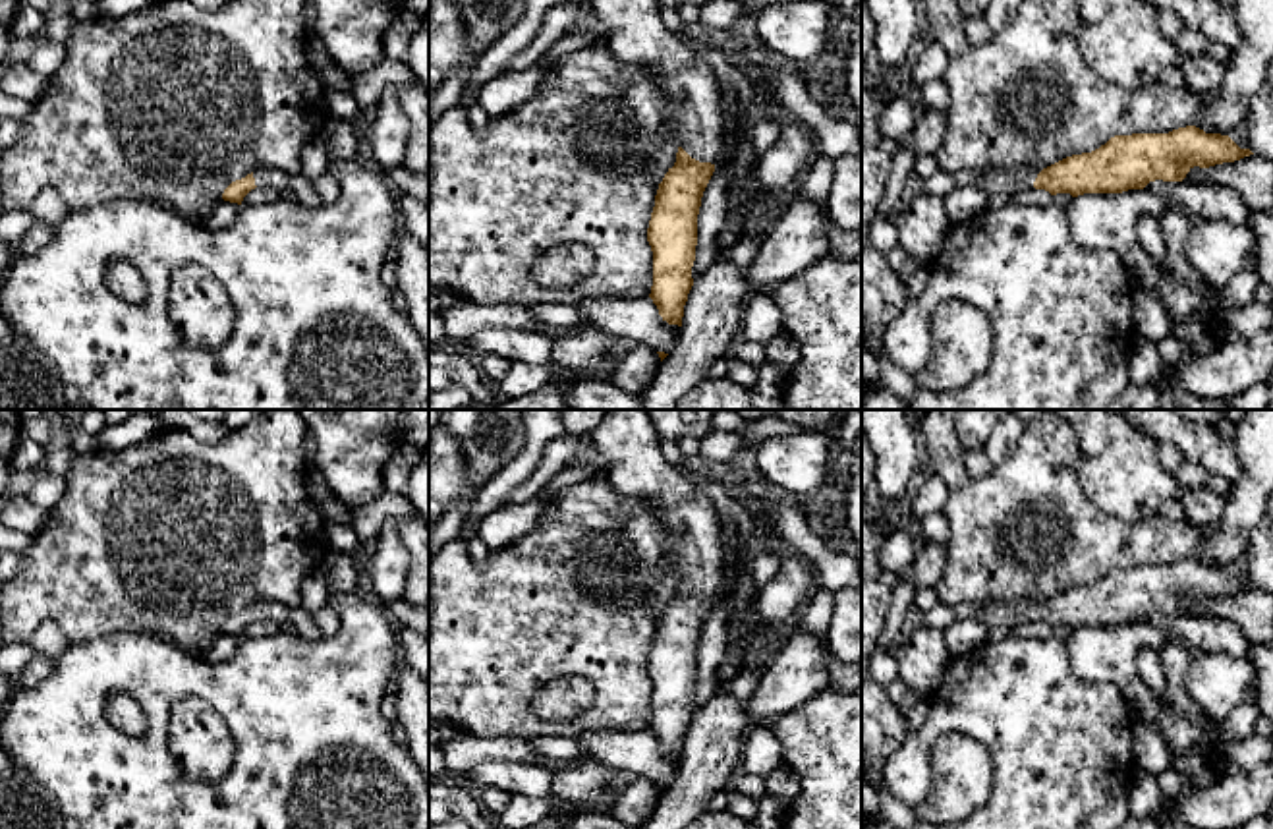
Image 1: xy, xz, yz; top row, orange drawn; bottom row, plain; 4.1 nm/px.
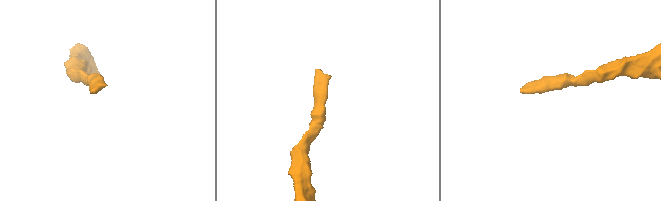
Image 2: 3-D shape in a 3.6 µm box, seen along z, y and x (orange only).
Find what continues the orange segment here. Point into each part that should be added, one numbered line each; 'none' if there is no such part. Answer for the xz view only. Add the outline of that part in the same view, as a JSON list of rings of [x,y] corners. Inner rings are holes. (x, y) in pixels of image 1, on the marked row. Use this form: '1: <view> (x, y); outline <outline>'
1: xz (636, 35); outline [[[591,0],[605,25],[607,46],[614,58],[630,66],[647,66],[674,104],[672,128],[678,145],[695,160],[717,164],[724,151],[722,110],[717,77],[705,58],[666,29],[657,0]]]

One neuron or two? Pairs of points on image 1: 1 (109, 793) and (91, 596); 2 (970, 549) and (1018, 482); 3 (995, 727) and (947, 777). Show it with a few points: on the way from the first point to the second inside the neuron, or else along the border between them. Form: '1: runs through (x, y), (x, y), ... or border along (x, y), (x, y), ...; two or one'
1: border along (140, 632), (105, 632), (72, 646); two
2: runs through (974, 532), (972, 526), (1001, 499); one
3: border along (935, 739), (976, 739), (988, 754), (991, 787); two

